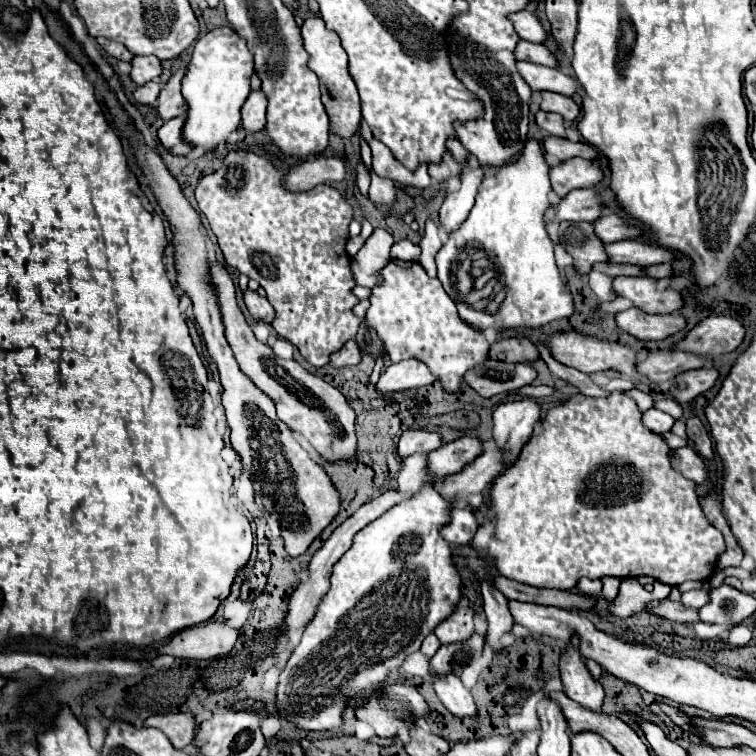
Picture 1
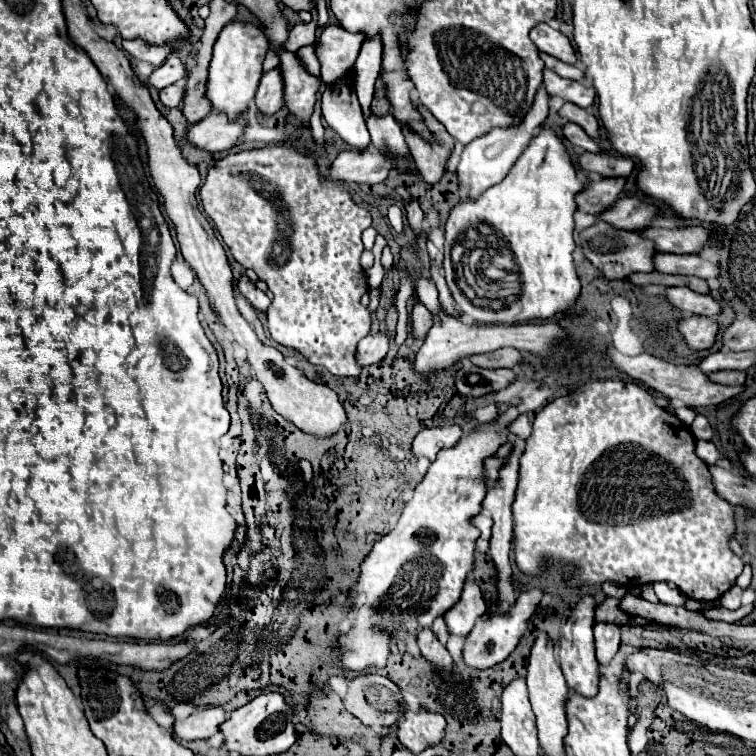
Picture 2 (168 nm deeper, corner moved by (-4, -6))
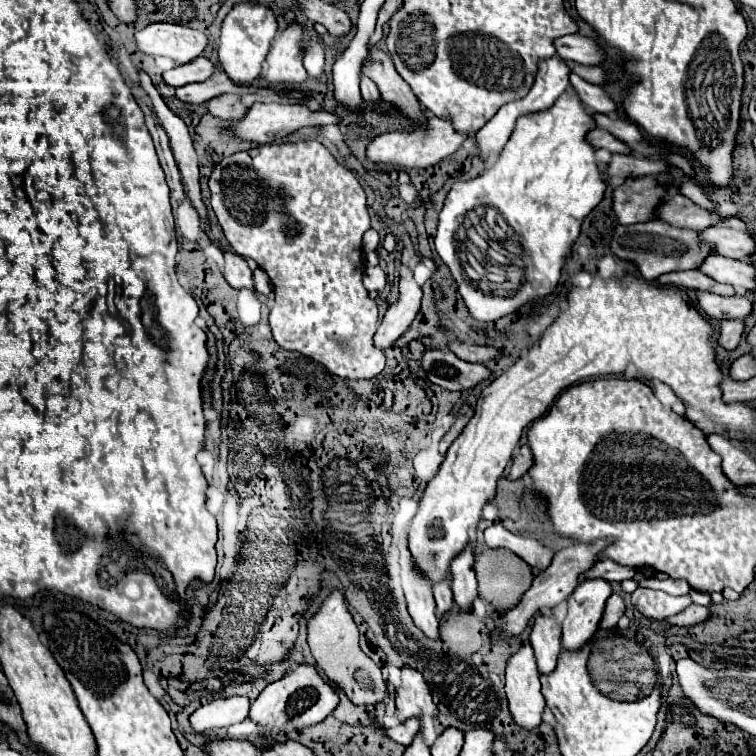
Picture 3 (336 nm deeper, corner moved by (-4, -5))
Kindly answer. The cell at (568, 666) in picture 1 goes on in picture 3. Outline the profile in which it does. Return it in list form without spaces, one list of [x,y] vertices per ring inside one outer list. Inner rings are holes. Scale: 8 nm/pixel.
[[[593,577],[583,579],[573,595],[569,595],[569,611],[563,621],[563,639],[561,645],[565,649],[579,649],[587,643],[601,621],[605,601],[611,597],[613,589],[609,581]]]

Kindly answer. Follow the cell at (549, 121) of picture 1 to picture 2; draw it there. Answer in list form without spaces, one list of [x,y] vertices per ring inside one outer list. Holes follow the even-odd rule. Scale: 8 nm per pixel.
[[[567,122],[563,124],[563,136],[573,144],[573,146],[579,146],[587,152],[601,152],[601,148],[585,134],[585,130],[573,122]]]

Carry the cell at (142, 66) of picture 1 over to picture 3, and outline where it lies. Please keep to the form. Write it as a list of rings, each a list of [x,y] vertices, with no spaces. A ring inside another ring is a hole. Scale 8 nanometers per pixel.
[[[201,57],[201,59],[195,59],[193,63],[185,63],[171,71],[165,71],[163,79],[171,87],[183,87],[189,83],[207,81],[213,73],[215,73],[215,63],[209,61],[207,57]]]

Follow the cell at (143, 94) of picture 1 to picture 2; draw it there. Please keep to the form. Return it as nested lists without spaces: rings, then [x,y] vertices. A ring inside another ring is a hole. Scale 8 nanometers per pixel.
[[[183,80],[177,82],[177,84],[171,84],[171,86],[163,88],[163,90],[159,90],[159,100],[161,100],[161,104],[167,106],[167,108],[179,106],[179,104],[181,104],[181,92],[183,92],[183,90],[185,90],[185,82],[183,82]]]

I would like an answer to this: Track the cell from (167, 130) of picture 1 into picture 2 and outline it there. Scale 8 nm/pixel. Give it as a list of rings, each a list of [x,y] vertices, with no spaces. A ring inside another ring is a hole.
[[[211,112],[203,120],[187,128],[187,142],[199,150],[217,154],[237,144],[237,138],[243,134],[243,126],[243,118],[229,122],[225,120],[225,116],[217,116],[217,112]]]

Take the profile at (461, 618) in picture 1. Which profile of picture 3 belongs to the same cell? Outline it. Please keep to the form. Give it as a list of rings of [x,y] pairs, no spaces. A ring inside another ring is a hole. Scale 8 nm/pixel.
[[[469,543],[453,561],[451,561],[451,589],[455,603],[461,609],[469,609],[477,597],[477,579],[473,571],[473,545]]]

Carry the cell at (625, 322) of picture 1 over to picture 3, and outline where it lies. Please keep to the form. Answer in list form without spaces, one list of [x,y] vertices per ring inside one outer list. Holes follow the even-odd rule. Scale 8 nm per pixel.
[[[725,319],[725,321],[721,321],[719,345],[733,351],[739,345],[739,341],[743,339],[743,331],[745,331],[745,323],[741,319]]]

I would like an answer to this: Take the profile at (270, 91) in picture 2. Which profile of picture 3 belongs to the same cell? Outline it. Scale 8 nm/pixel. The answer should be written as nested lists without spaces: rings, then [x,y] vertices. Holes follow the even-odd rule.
[[[291,23],[285,31],[279,31],[275,35],[265,65],[265,79],[269,81],[269,85],[297,87],[307,79],[307,71],[303,67],[303,29],[305,27],[301,23]]]

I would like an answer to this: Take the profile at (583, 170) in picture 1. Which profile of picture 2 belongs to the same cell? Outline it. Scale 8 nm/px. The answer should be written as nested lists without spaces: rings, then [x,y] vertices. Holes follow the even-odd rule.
[[[601,178],[601,180],[591,180],[577,196],[577,210],[587,212],[587,214],[597,214],[605,206],[613,204],[613,200],[619,198],[621,190],[625,186],[625,178]]]

